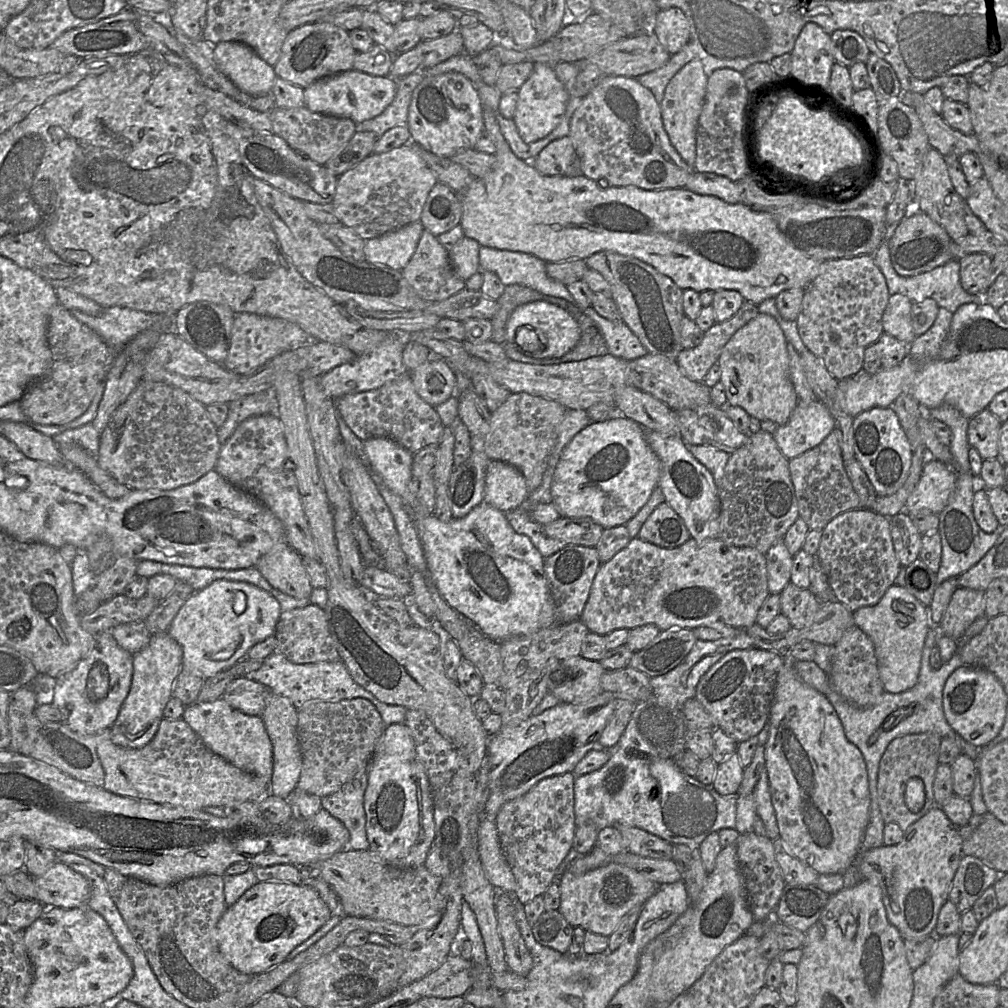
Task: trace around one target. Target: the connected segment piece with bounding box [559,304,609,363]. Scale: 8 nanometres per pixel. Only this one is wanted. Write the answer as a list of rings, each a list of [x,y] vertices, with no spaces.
[[[568,304],[559,307],[566,310],[575,319],[580,329],[580,338],[577,344],[560,358],[561,363],[581,361],[609,354],[602,332],[589,317],[572,307],[568,307]]]

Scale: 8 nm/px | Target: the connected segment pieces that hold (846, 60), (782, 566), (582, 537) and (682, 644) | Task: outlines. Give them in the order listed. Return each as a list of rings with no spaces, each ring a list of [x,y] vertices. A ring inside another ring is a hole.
[[[837,30],[831,35],[835,63],[851,67],[866,63],[871,53],[865,40],[851,30]]]
[[[783,539],[769,548],[766,555],[768,590],[780,594],[791,579],[794,556],[790,554]]]
[[[560,517],[543,525],[548,537],[561,540],[567,544],[595,547],[604,528],[591,519]]]
[[[691,628],[660,631],[645,648],[633,654],[628,667],[650,677],[663,675],[685,659],[696,641]]]

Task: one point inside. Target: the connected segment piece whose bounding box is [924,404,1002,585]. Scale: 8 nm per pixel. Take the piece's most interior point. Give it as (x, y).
(964, 543)

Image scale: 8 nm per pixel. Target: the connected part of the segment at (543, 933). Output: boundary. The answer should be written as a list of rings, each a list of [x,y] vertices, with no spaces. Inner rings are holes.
[[[545,910],[537,922],[531,926],[536,941],[560,953],[568,953],[574,935],[571,926],[558,910]]]

